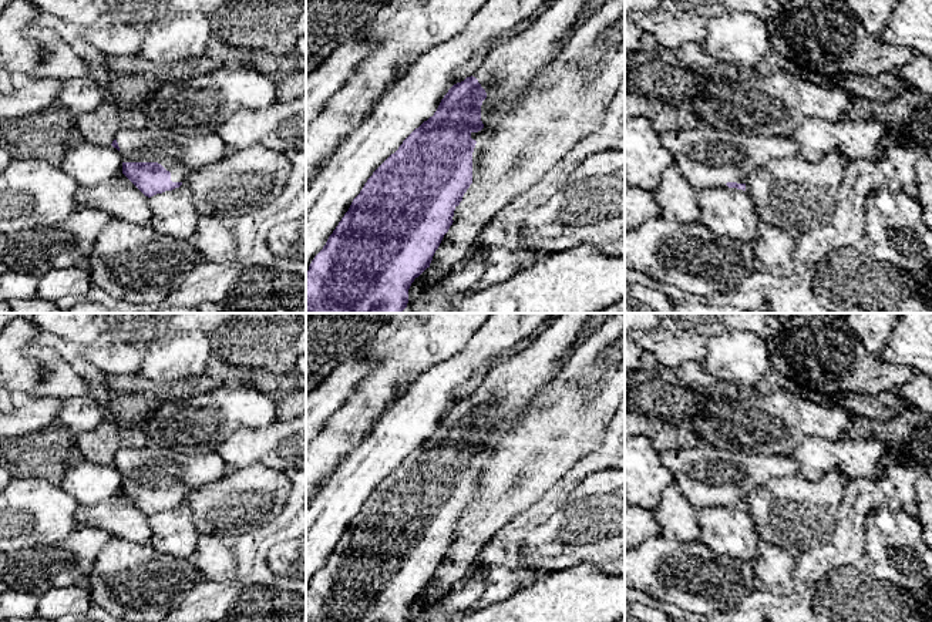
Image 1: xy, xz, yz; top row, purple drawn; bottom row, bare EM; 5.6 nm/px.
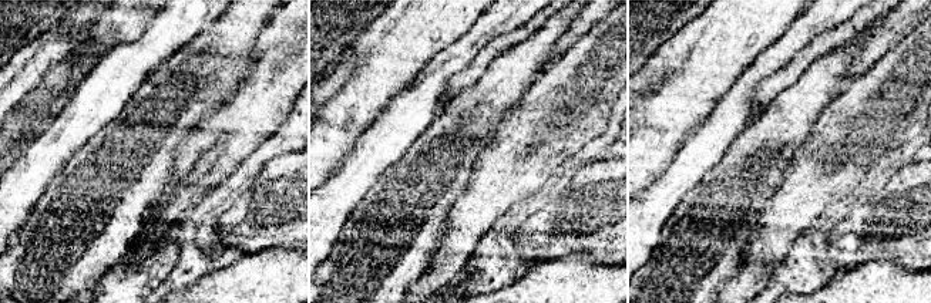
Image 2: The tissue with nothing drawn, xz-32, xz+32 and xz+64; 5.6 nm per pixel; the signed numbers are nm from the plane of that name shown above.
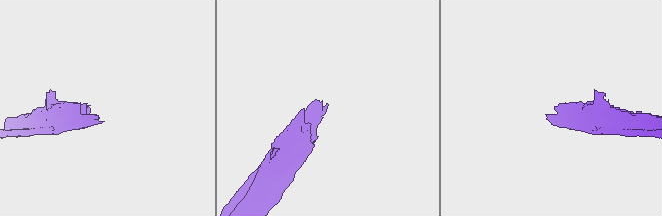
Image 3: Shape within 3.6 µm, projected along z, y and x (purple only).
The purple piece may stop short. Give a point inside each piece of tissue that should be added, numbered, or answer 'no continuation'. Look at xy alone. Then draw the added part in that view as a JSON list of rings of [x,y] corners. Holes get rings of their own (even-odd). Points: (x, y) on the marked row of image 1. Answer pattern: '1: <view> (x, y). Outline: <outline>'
1: xy (179, 154). Outline: [[[157,125],[122,130],[115,139],[122,162],[158,162],[171,172],[172,182],[182,184],[194,171],[223,158],[229,151],[218,134],[188,137]]]

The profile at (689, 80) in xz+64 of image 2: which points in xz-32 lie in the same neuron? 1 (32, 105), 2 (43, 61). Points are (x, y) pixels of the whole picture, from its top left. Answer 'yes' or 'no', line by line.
1: yes
2: no

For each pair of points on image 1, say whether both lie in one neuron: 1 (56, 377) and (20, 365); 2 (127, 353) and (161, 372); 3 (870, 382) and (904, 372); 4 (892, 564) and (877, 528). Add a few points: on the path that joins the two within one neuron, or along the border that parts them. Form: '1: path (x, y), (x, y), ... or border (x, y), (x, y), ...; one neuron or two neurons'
1: border (36, 342), (23, 349), (39, 370), (29, 393); two neurons
2: border (145, 345), (145, 353), (135, 372); two neurons
3: path (878, 379), (881, 376), (895, 376); one neuron
4: path (892, 555), (891, 543), (885, 537); one neuron

